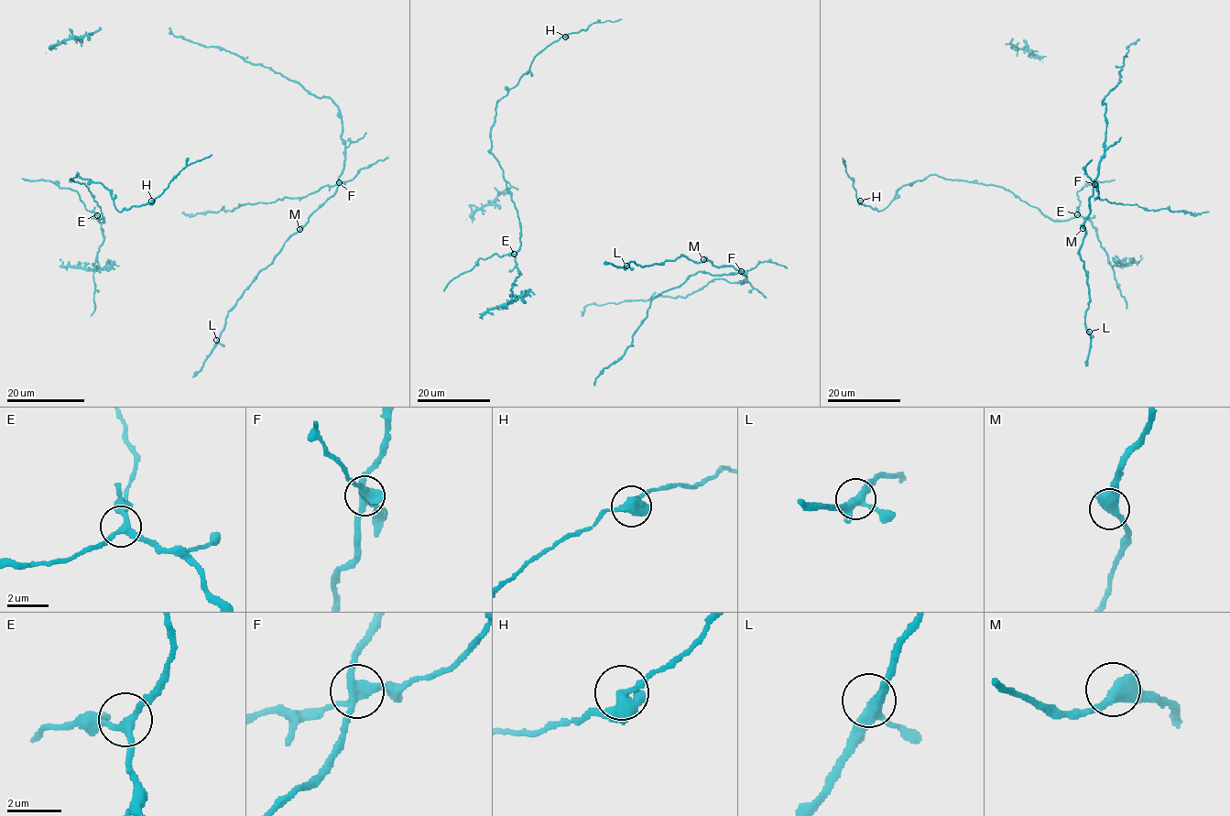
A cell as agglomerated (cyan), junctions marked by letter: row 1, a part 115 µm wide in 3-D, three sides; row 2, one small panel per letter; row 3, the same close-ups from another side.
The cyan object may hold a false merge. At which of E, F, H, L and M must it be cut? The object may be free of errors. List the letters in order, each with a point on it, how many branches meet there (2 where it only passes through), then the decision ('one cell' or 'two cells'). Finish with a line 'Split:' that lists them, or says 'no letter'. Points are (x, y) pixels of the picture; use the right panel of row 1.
E: place (1077, 214); branches 3; one cell
F: place (1094, 184); branches 4; two cells
H: place (860, 201); branches 3; one cell
L: place (1089, 331); branches 3; one cell
M: place (1083, 228); branches 3; one cell
Split: F

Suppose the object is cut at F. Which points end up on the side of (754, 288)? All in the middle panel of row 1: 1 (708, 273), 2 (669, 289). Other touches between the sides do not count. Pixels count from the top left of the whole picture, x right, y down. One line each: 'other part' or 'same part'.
1: other part
2: other part

